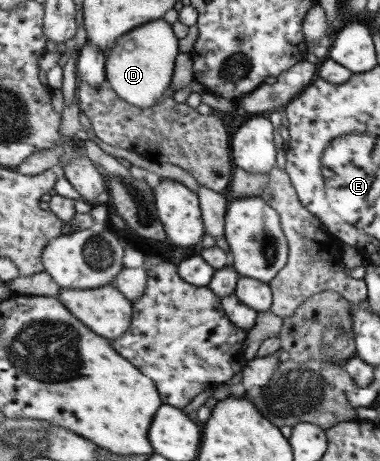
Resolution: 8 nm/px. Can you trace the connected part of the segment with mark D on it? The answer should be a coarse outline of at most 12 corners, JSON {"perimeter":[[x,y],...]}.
{"perimeter":[[149,21],[104,57],[109,88],[129,105],[163,99],[180,53],[172,27]]}

